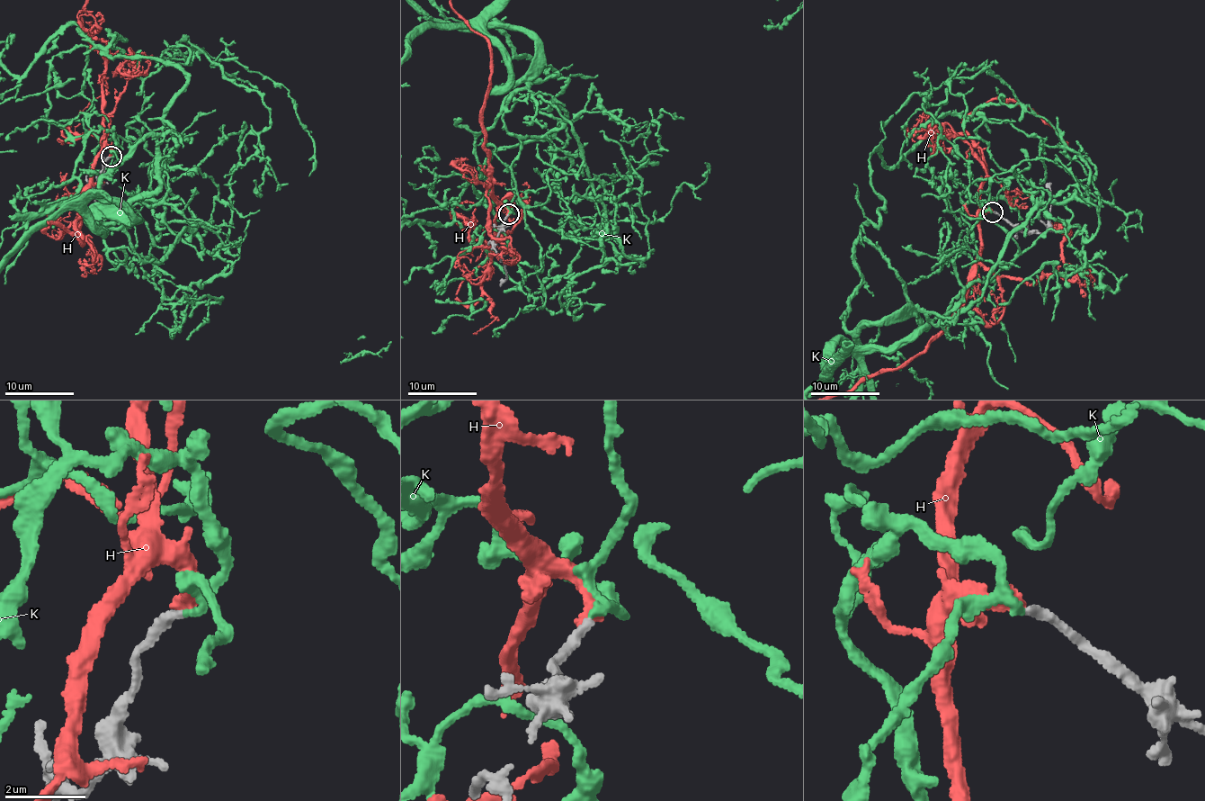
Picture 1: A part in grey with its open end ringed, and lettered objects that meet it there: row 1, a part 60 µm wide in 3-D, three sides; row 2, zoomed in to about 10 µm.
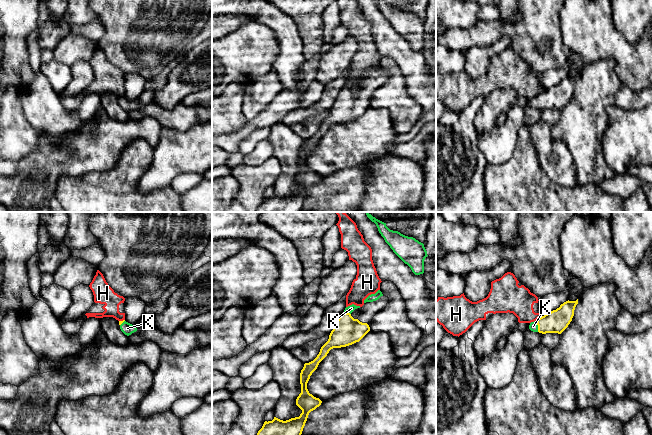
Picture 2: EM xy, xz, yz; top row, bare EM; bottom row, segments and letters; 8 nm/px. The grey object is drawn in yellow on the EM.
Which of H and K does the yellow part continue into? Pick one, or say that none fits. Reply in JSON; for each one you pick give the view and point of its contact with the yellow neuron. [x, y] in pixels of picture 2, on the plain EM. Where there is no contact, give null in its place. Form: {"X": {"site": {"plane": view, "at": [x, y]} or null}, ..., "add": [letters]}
{"K": {"site": {"plane": "yz", "at": [538, 102]}}, "add": ["K"]}

